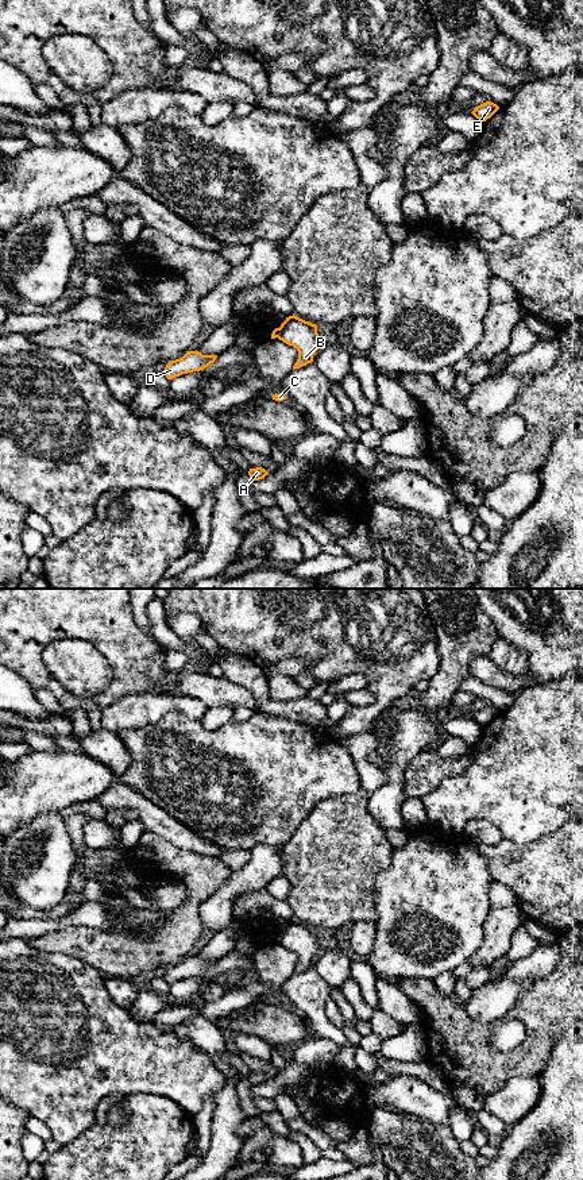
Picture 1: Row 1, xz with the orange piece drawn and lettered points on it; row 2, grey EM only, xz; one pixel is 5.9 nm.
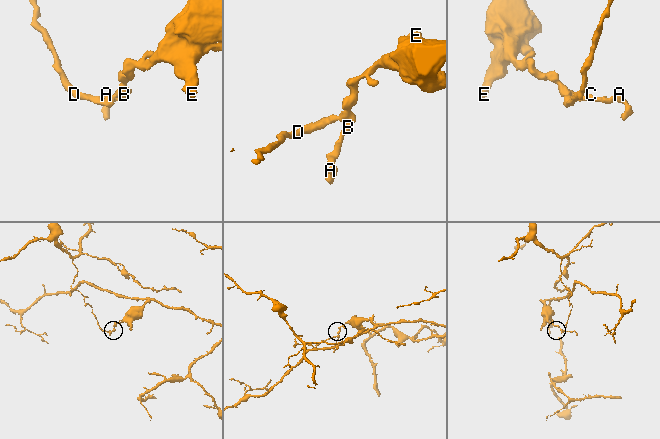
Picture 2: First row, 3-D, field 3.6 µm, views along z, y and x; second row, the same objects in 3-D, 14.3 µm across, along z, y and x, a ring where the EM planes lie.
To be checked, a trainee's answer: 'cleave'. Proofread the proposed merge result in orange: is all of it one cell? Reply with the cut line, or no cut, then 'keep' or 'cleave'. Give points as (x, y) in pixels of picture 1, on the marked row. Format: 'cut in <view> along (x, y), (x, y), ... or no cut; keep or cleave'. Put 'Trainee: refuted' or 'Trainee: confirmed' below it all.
cut in xz along (280, 328), (277, 336); cleave
Trainee: confirmed

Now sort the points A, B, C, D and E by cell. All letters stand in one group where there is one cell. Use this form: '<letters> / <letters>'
A B C E / D

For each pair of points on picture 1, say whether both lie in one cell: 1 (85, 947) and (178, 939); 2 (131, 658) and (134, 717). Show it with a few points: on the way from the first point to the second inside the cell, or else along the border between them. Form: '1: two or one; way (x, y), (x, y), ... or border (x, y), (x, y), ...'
1: one; way (108, 947), (155, 945)
2: two; border (165, 693), (128, 693), (104, 708)

